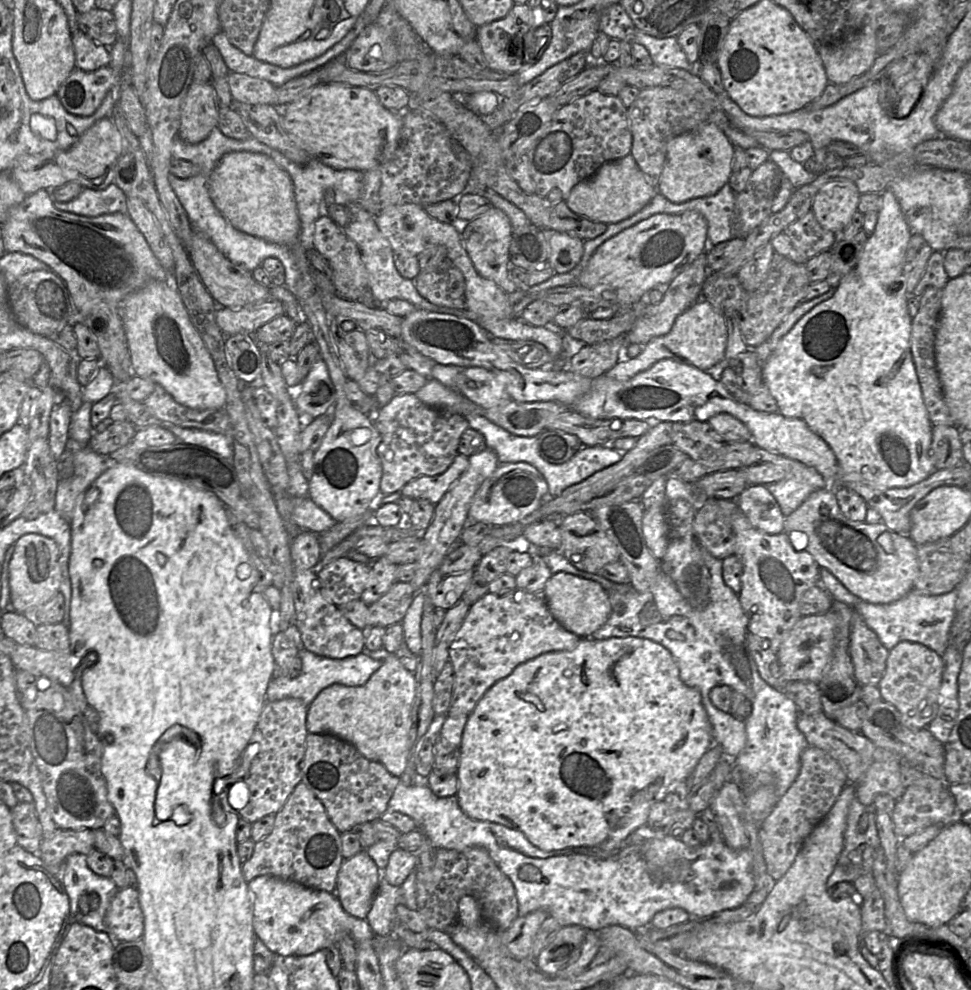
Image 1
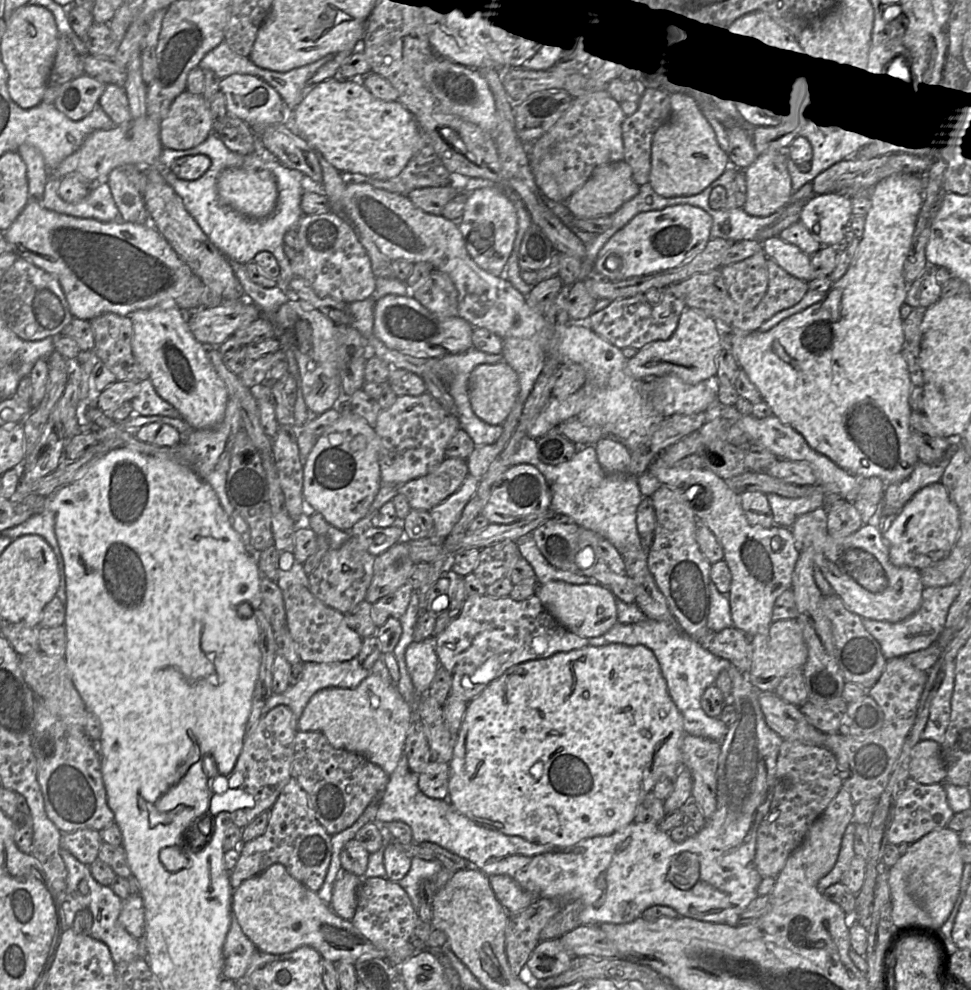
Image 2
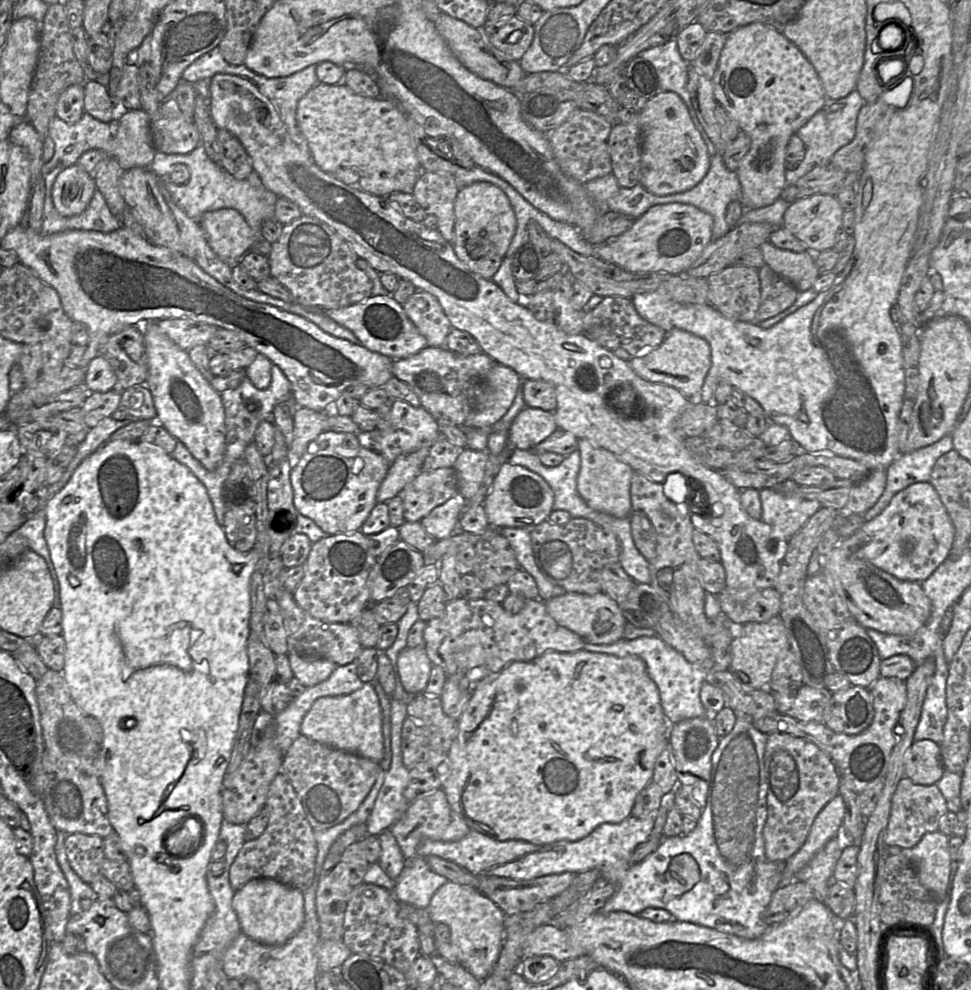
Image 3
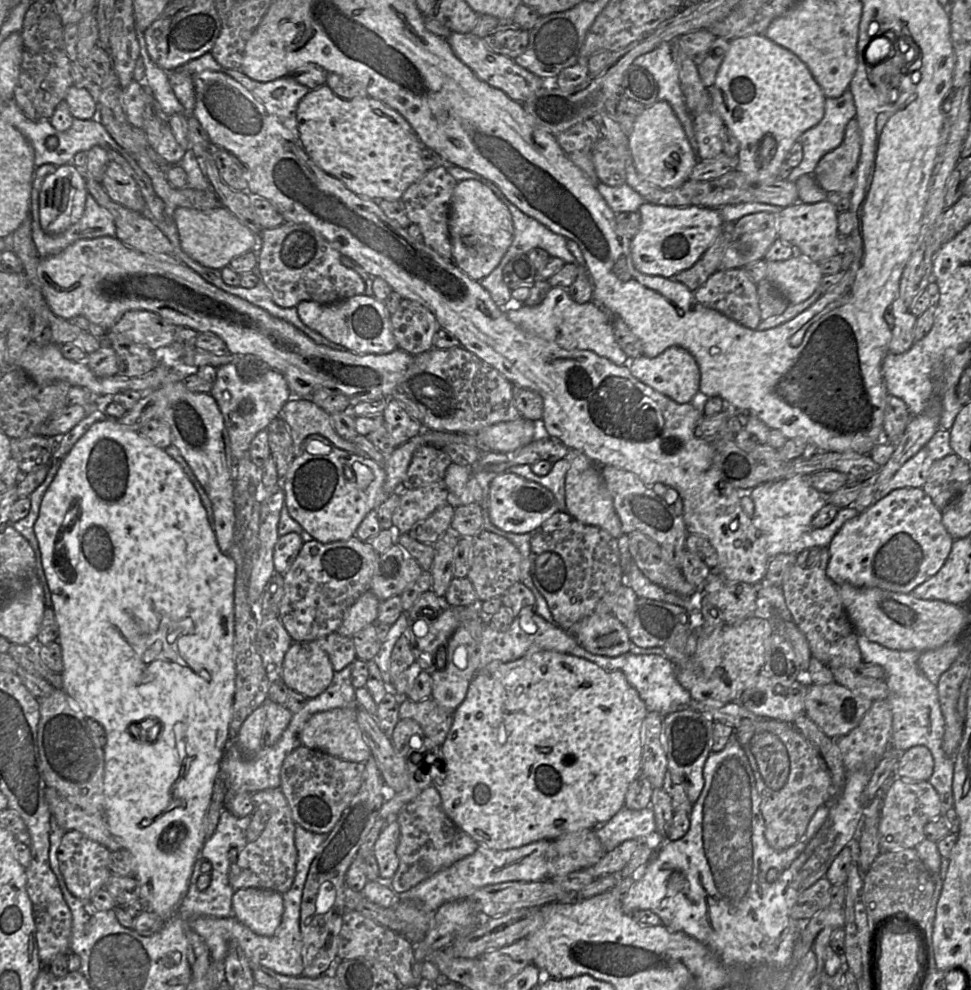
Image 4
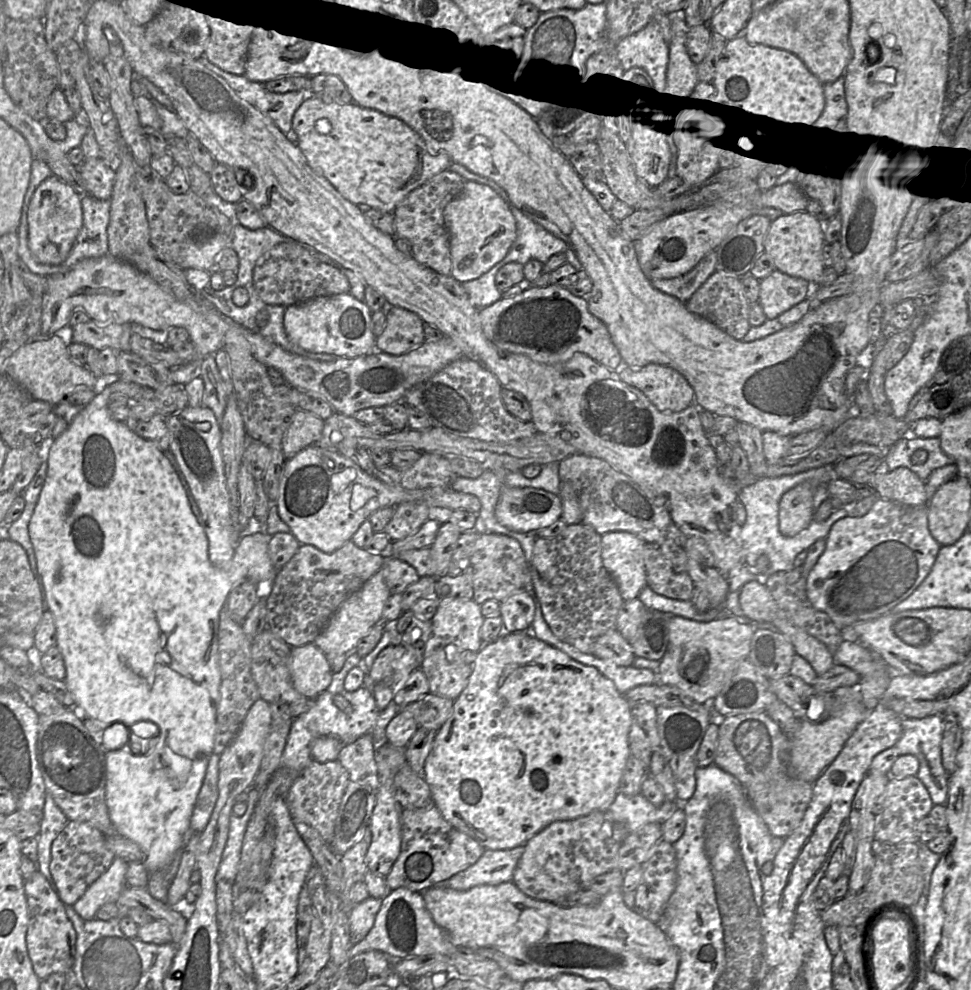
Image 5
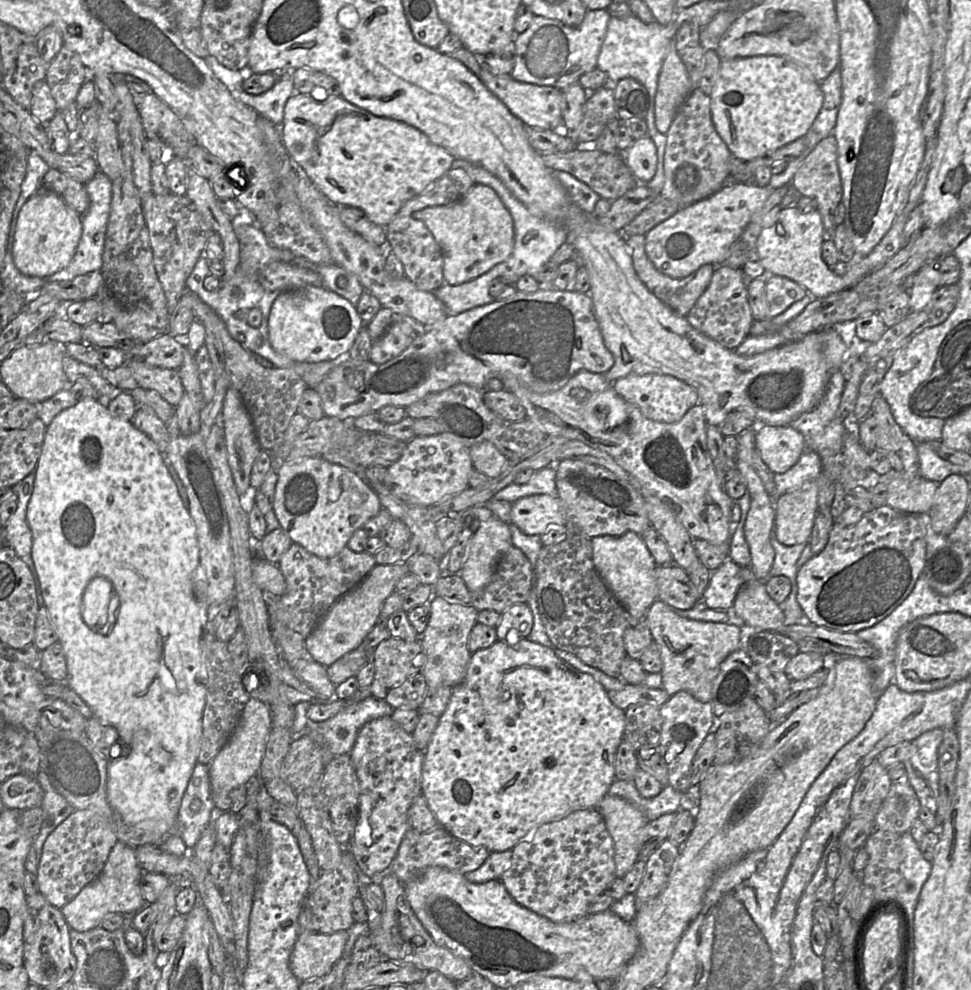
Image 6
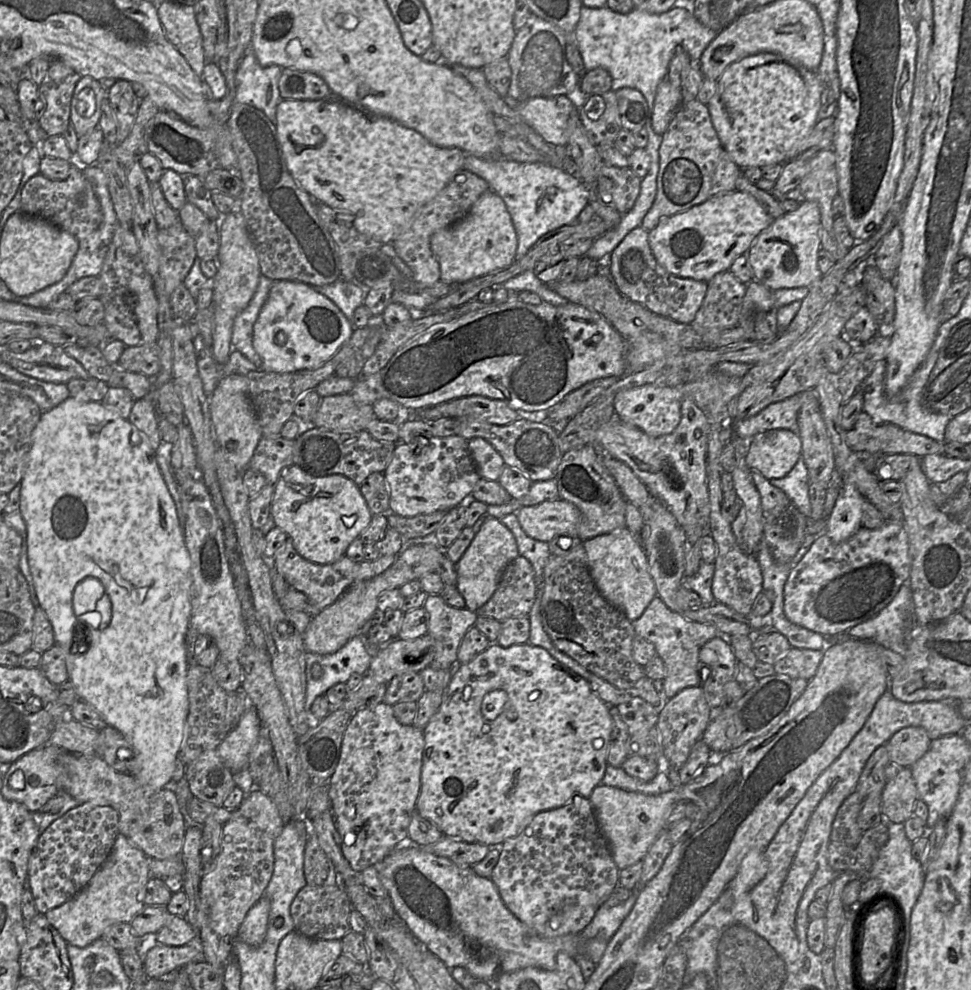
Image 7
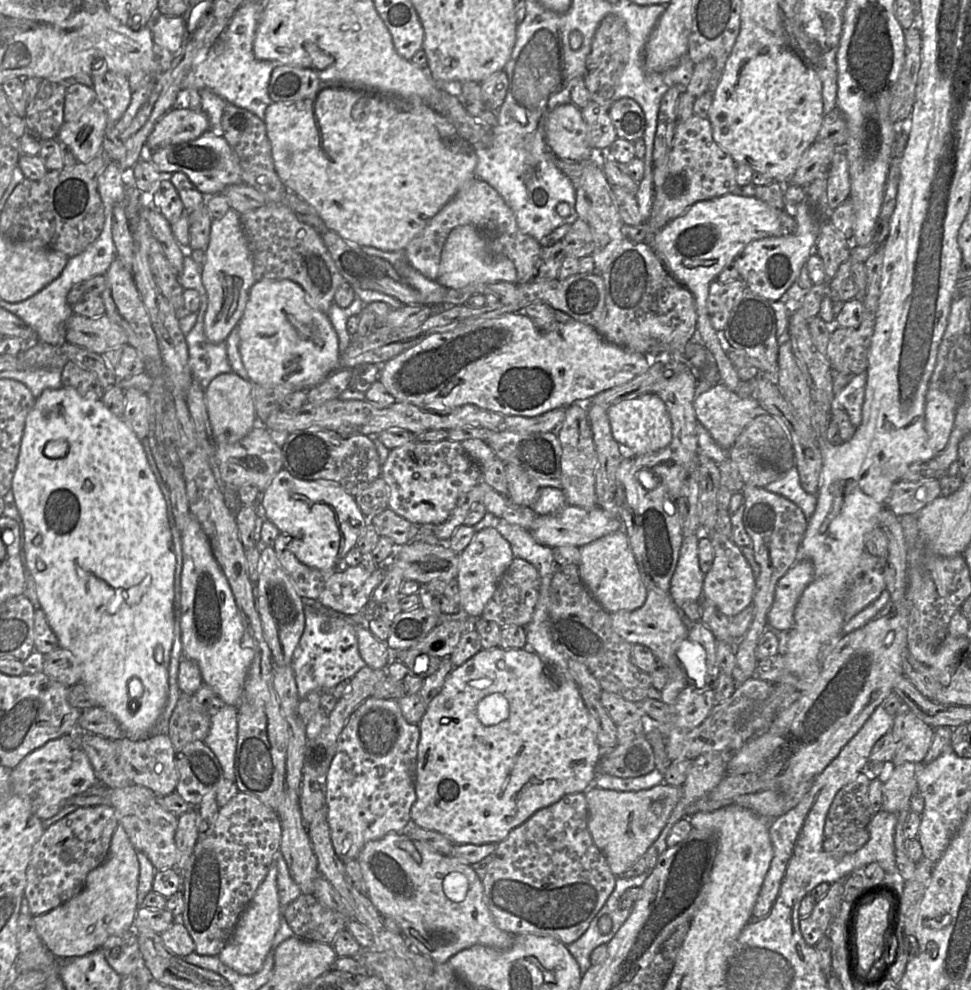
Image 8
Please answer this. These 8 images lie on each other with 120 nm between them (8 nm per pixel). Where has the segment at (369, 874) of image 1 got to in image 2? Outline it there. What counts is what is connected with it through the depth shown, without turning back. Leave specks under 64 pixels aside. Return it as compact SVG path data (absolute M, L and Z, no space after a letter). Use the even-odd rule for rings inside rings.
M342 871L337 878L331 900L332 910L342 919L352 920L357 907L357 890L362 877Z

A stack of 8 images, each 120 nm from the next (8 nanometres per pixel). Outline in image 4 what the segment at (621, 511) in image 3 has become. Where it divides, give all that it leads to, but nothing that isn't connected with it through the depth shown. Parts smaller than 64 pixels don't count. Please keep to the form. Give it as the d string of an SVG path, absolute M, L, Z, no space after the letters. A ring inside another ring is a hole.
M570 451L564 459L570 462L565 476L566 512L573 520L603 529L616 539L624 536L621 522L614 509L612 496L600 474L599 467L602 465L594 463L578 451Z

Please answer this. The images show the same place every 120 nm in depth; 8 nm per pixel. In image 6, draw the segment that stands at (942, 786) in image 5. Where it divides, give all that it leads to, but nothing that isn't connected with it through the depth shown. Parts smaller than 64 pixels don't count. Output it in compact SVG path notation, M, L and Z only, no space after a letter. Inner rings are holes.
M944 729L929 730L911 741L903 764L906 779L914 789L922 806L936 813L939 796L938 748Z

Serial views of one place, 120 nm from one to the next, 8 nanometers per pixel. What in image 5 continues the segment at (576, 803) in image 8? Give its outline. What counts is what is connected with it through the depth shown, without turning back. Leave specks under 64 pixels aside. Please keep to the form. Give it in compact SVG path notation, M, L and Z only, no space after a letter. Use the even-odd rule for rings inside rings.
M594 811L572 820L556 821L532 837L524 847L512 882L527 896L551 903L560 903L569 894L585 888L592 879L612 870L612 860L621 843L615 840L613 822L607 811Z

